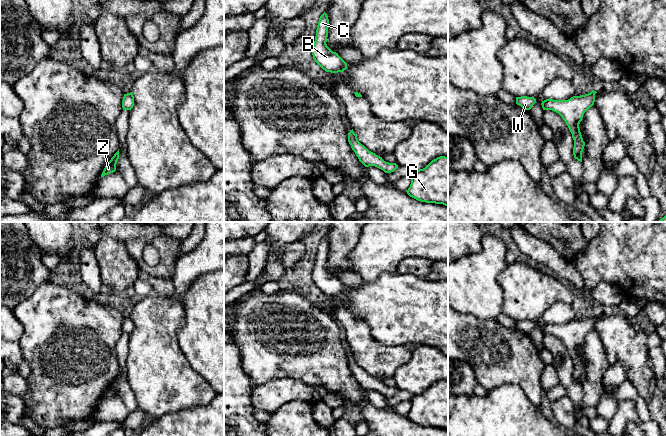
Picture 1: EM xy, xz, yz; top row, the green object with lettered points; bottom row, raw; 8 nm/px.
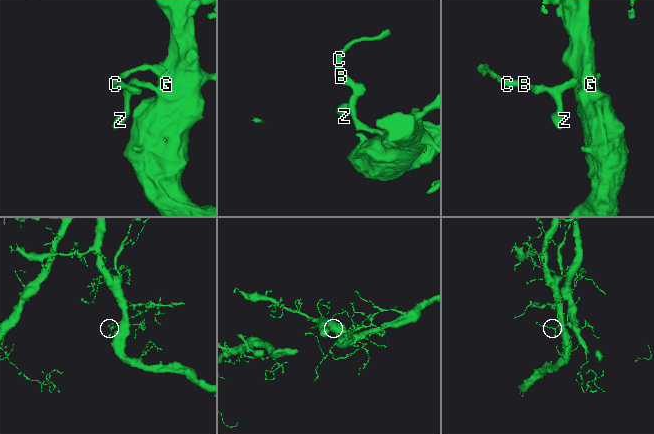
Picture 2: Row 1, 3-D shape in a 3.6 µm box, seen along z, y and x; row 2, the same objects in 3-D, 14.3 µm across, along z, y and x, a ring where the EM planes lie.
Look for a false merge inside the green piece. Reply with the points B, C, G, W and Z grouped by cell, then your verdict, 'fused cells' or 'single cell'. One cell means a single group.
B C W Z / G; fused cells

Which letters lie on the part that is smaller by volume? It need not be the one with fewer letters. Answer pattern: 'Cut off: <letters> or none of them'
Cut off: B, C, W, Z

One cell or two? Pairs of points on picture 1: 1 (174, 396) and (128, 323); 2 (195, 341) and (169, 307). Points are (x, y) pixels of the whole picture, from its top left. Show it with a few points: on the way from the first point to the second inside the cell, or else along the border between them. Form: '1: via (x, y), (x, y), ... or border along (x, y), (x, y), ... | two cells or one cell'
1: via (161, 378), (155, 364), (154, 350), (146, 341) | one cell
2: border along (182, 301), (184, 324), (178, 330), (179, 347) | two cells

